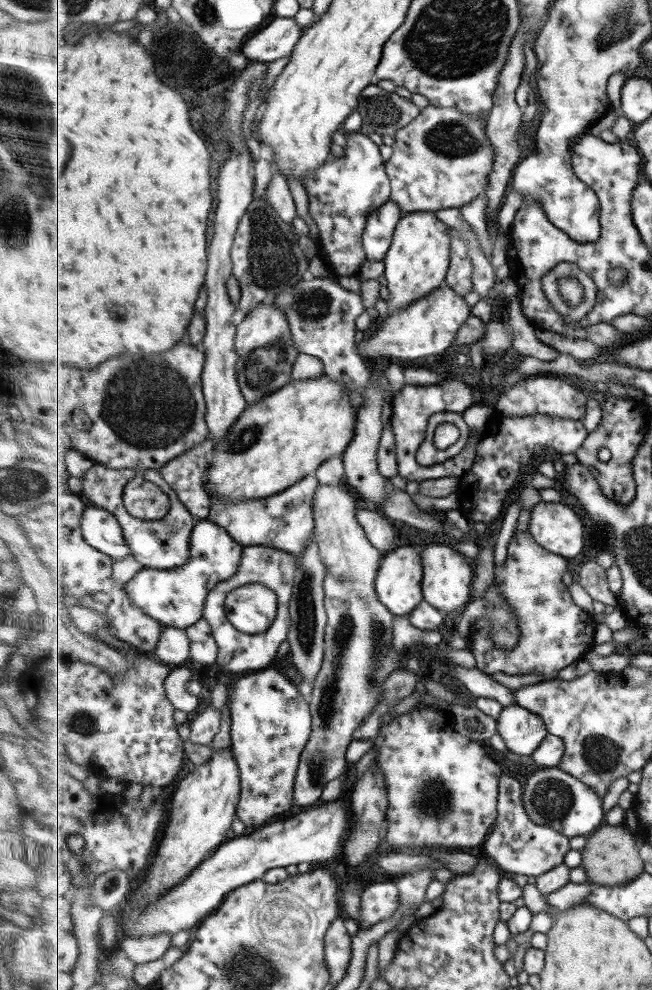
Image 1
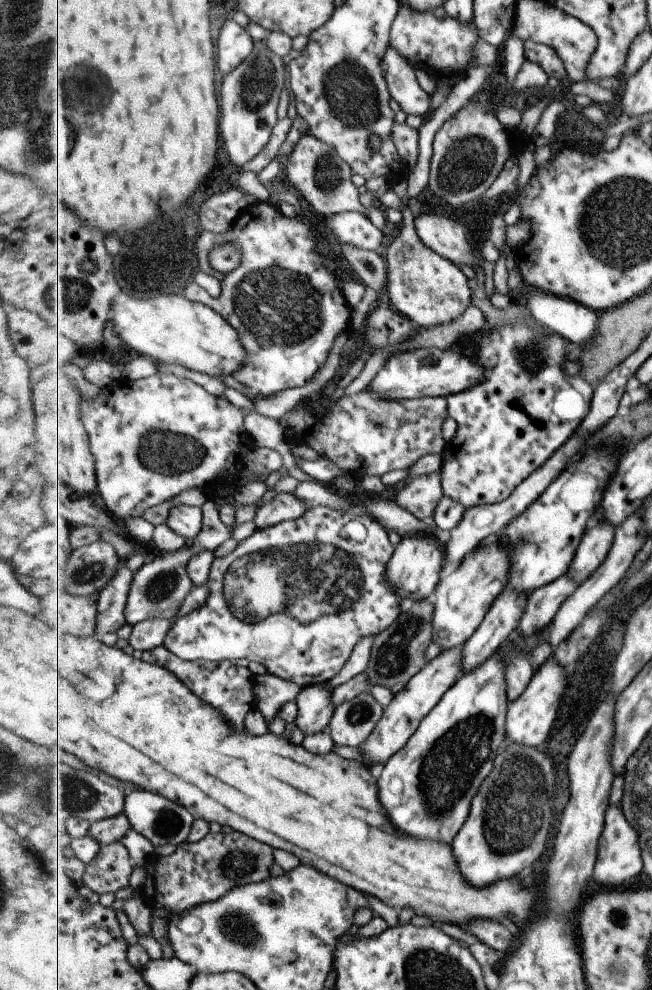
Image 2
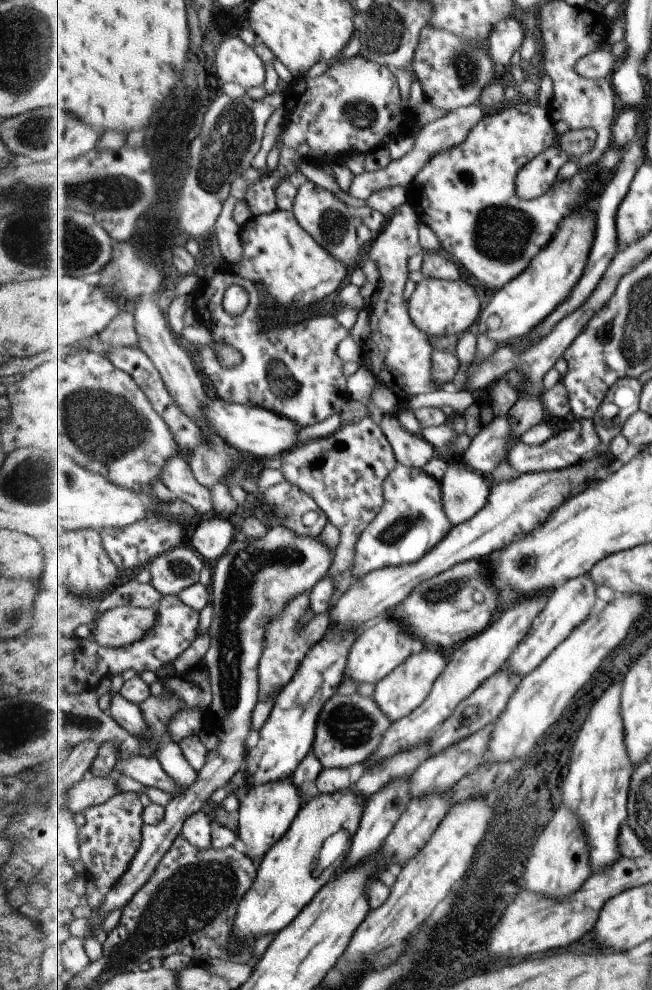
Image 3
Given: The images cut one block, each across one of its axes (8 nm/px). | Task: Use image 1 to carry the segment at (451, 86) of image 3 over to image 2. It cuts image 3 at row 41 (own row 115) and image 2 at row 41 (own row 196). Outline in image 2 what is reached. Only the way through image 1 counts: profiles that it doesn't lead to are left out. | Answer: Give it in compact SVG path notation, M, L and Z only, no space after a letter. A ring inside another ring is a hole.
M402 3L400 5L399 14L391 24L391 44L415 68L425 68L437 79L447 78L448 82L452 82L453 76L457 78L459 72L465 72L472 61L472 50L480 39L473 23L466 27L459 20L451 18L444 7L422 13Z

